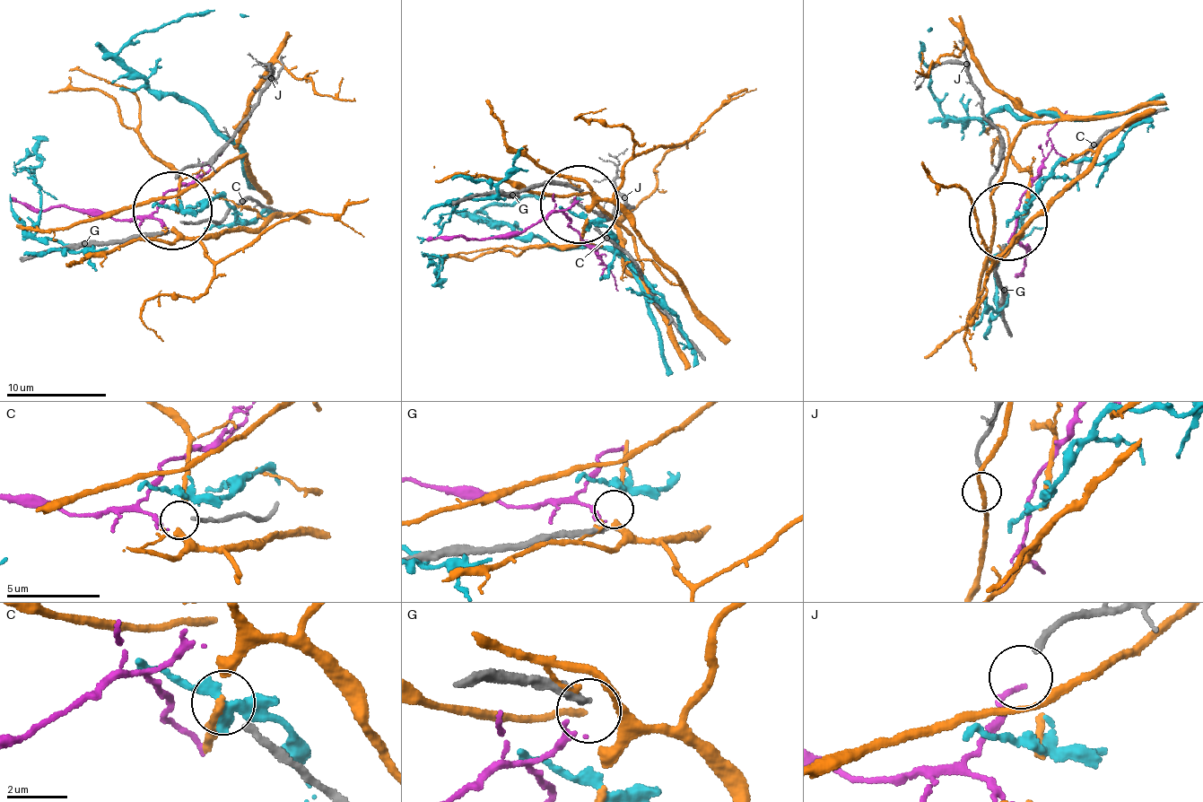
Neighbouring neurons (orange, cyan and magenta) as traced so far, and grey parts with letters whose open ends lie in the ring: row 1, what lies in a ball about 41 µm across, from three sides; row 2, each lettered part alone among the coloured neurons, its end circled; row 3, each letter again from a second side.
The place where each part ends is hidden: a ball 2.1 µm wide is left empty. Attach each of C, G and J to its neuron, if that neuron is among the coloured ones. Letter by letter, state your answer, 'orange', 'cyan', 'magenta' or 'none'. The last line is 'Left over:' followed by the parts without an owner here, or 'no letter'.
C: none
G: none
J: none
Left over: C, G, J

